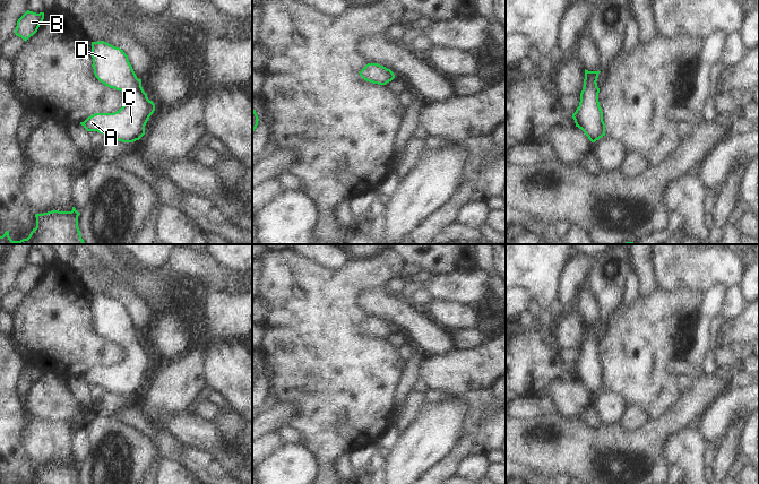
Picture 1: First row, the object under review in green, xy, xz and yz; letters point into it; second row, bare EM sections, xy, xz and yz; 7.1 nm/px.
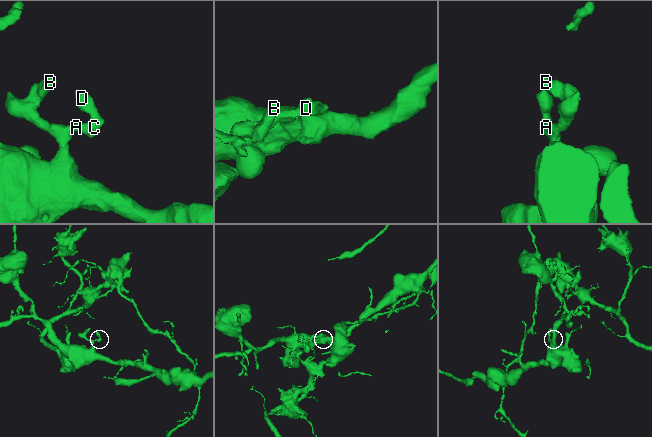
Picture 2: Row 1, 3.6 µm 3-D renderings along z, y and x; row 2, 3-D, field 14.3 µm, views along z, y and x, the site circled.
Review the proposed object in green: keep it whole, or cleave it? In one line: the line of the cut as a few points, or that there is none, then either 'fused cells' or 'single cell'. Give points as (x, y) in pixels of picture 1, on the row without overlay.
no cut; single cell

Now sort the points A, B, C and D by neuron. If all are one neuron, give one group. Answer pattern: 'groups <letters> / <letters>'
groups A B C D

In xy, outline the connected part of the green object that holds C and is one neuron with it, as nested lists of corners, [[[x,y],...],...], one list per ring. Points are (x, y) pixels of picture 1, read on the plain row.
[[[104,294],[92,295],[95,330],[105,339],[124,346],[124,358],[114,366],[95,366],[80,378],[113,394],[133,396],[145,388],[145,379],[155,364],[141,340],[128,309],[120,301]]]

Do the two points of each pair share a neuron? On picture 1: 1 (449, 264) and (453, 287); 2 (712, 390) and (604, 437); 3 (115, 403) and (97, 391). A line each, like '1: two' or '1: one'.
1: two
2: one
3: one

